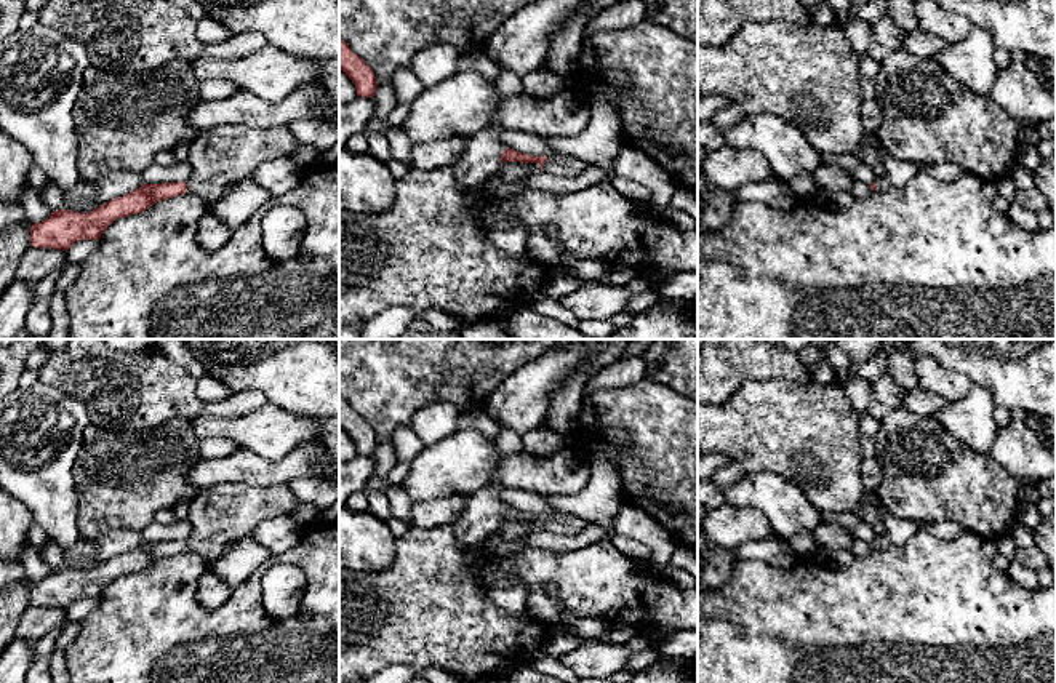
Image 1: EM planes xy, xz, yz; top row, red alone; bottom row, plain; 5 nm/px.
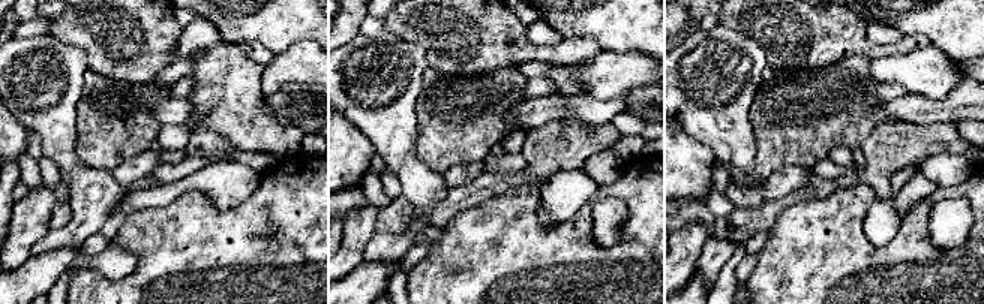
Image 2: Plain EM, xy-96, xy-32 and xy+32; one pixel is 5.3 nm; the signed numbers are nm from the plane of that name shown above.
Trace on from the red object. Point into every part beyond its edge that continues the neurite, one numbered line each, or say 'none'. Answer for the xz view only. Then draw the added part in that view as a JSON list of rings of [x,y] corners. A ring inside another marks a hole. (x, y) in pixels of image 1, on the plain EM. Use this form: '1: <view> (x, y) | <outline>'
1: xz (559, 523) | [[[555,510],[550,515],[547,515],[544,521],[544,529],[554,534],[573,536],[586,529],[589,525],[592,523],[584,518]]]

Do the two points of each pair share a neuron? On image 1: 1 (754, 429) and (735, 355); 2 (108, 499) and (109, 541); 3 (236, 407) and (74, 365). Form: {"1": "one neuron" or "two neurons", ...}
{"1": "two neurons", "2": "two neurons", "3": "one neuron"}

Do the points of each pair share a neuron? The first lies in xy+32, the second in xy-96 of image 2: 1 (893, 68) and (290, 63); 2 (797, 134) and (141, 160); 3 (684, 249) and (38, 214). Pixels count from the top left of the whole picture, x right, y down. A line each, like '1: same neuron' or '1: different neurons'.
1: same neuron
2: different neurons
3: same neuron

